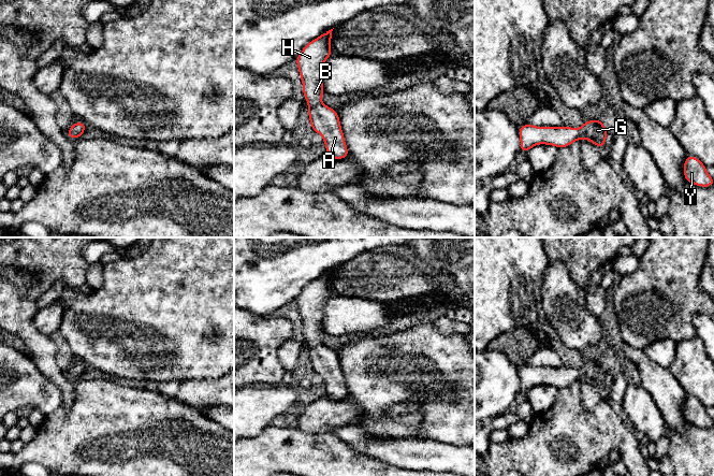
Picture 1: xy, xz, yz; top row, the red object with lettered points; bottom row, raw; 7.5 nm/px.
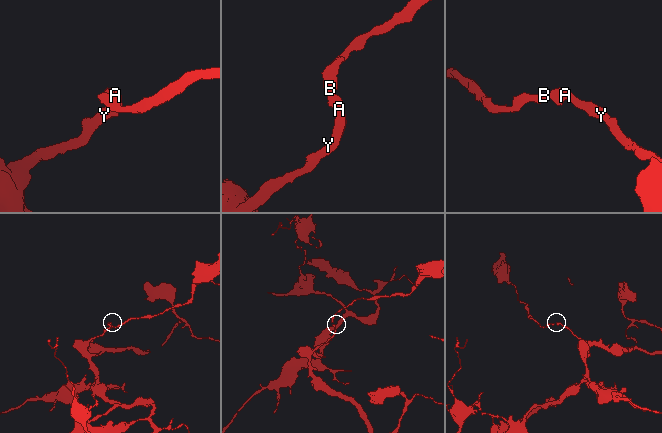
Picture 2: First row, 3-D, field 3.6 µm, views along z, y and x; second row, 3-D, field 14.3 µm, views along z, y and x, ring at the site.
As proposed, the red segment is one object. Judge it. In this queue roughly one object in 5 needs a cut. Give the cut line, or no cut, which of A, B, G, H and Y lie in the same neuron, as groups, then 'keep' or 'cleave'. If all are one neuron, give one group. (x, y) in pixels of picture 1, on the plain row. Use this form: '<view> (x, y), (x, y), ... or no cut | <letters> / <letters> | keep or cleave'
no cut | A B G H Y | keep

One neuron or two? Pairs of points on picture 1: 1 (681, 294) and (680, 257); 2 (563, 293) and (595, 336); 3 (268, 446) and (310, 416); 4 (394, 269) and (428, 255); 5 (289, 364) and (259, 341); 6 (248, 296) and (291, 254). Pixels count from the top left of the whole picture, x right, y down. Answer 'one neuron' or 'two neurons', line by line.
1: one neuron
2: one neuron
3: two neurons
4: two neurons
5: two neurons
6: one neuron

